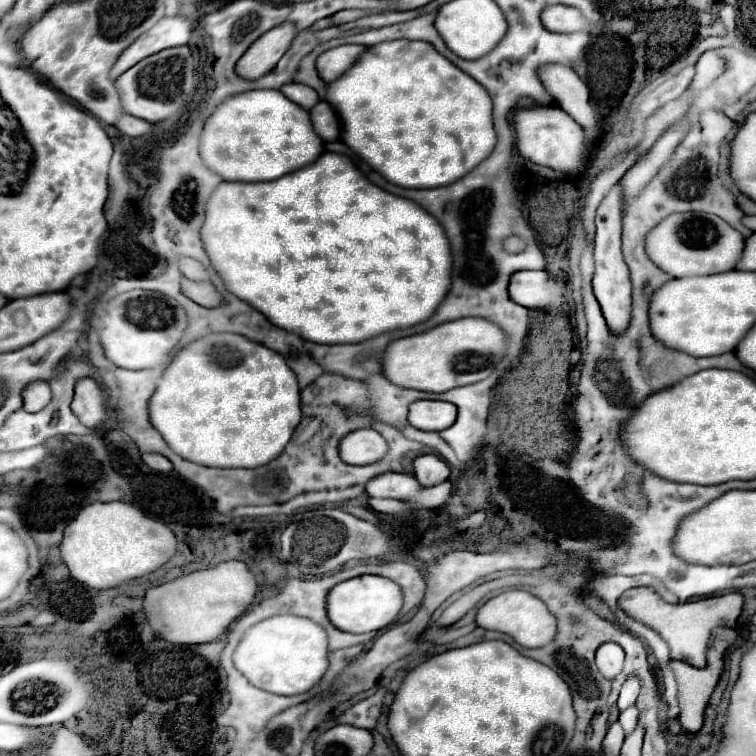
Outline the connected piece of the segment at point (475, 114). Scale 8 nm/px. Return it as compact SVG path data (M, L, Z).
M396 39L396 41L382 41L382 43L376 43L376 45L368 47L364 51L364 55L360 55L360 59L344 75L340 75L340 79L328 83L326 101L332 105L332 109L340 117L340 123L342 123L340 139L362 161L366 161L374 171L378 171L386 181L390 181L394 185L400 185L400 187L420 187L420 189L424 189L424 187L450 185L450 183L462 179L464 175L468 175L480 161L484 161L492 153L492 149L496 145L496 133L494 133L494 127L492 127L492 99L488 99L488 91L484 91L484 87L480 87L480 83L476 83L468 73L464 73L464 71L456 69L452 63L448 63L448 59L444 59L426 41Z

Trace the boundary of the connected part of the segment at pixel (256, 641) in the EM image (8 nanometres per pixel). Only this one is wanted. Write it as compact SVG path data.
M274 615L252 625L240 639L232 655L234 667L258 689L276 695L296 695L310 691L328 669L326 631L306 617Z

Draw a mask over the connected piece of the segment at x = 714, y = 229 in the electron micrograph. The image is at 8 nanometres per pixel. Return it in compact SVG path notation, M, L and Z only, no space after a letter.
M672 213L662 219L646 237L646 251L652 263L672 277L714 275L736 267L744 249L744 237L710 213Z

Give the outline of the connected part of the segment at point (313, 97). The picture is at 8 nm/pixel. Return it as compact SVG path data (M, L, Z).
M288 83L288 85L280 87L280 91L282 91L288 99L292 99L296 105L300 105L300 107L304 107L304 109L312 109L312 107L320 101L318 93L316 93L312 87L308 87L308 85Z

